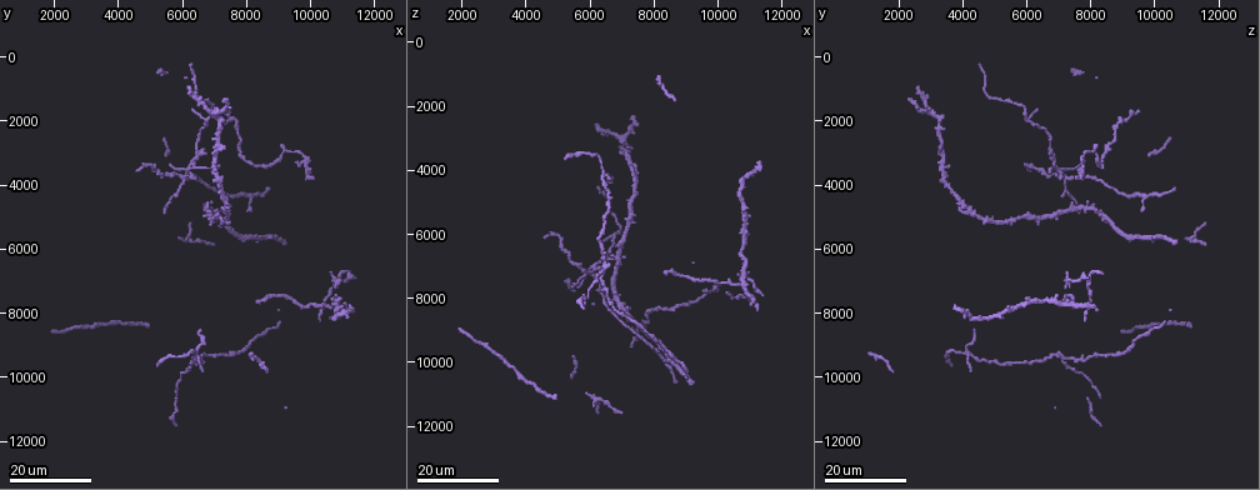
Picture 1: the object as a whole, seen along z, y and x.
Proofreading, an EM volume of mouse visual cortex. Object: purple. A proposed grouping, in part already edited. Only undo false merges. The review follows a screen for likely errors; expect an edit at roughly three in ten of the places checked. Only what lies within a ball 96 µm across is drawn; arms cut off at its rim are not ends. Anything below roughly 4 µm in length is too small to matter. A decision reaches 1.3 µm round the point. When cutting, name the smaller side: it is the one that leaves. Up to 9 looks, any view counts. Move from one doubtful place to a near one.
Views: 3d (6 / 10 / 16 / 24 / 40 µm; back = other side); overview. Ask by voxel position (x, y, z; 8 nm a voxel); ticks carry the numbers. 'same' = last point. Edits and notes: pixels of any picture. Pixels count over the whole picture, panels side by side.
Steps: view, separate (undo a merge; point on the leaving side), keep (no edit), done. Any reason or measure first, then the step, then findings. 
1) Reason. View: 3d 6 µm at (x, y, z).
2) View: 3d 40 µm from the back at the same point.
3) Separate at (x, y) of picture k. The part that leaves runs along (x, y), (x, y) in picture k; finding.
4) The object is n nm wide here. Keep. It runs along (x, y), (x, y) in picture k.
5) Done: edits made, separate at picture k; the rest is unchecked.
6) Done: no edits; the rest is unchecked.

Arms run side by side. View: 3d 24 µm at (10900, 7600, 6900).

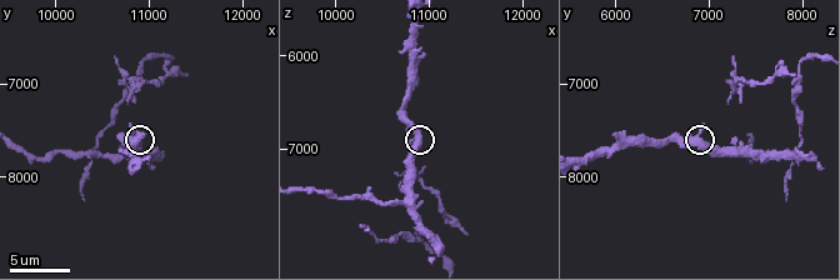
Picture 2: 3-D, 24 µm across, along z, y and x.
View: 3d 6 µm at (10900, 7550, 6900).

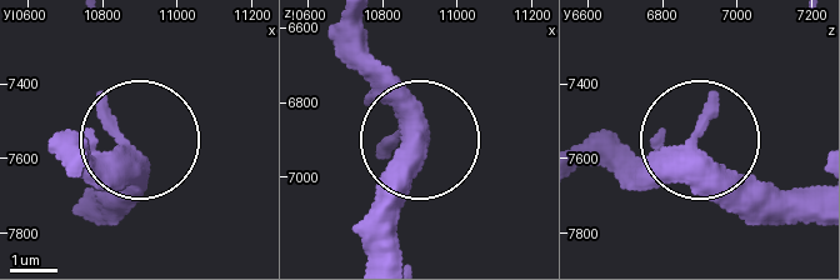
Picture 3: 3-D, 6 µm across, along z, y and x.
4 arms meet here. Keep. Continuous, no second neuron.

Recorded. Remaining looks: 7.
Thick turns thin. View: 3d 24 µm at (5400, 3700, 6700).

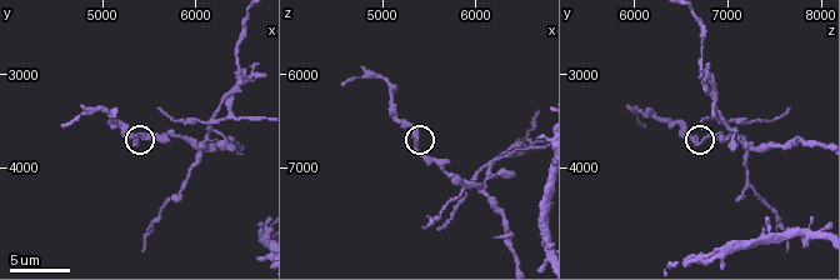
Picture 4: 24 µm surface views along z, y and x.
Zoom in. View: 3d 6 µm at (5350, 3750, 6650).

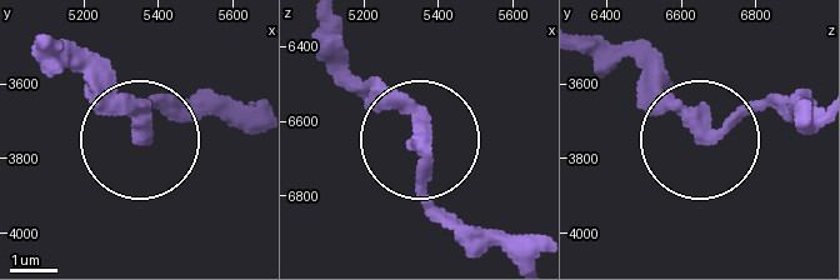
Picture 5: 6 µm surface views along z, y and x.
Keep. It runs along (816, 110), (753, 110), (705, 134), (626, 55) in picture 5; continuous, no second neuron.

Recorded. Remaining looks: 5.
Four or more arms meet. View: 3d 24 µm at (7400, 4900, 4200).

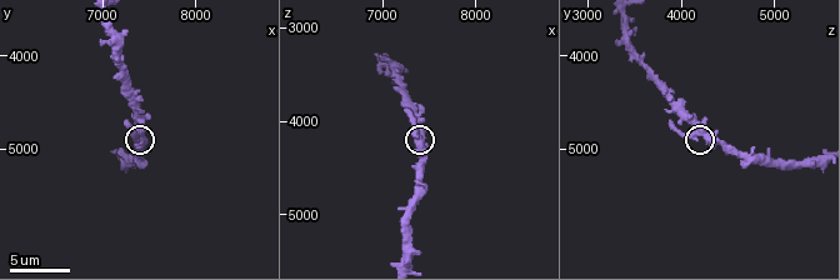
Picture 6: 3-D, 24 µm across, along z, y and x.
Zoom in. View: 3d 10 µm at (7350, 4800, 4200).

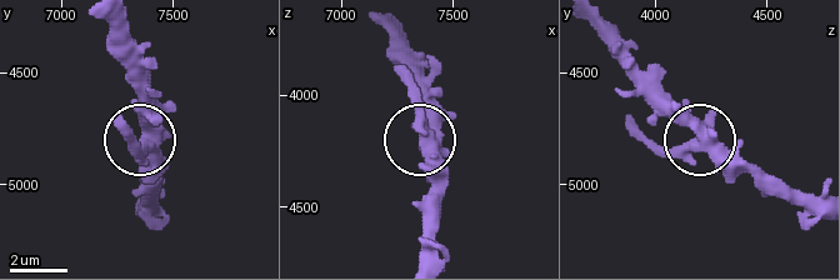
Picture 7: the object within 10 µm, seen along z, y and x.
The object is 500 nm wide here. Keep. All the same neuron.

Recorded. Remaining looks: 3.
Looks like a crossing. View: 3d 6 µm at (6050, 3750, 7200).

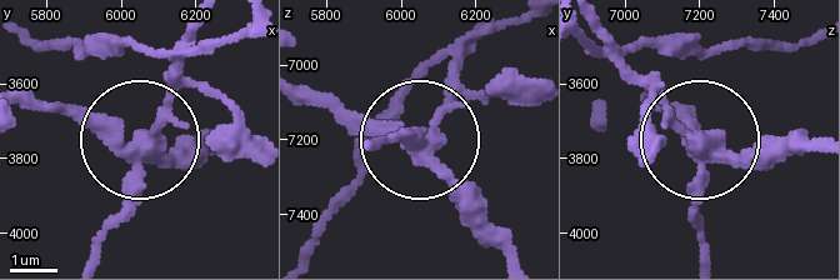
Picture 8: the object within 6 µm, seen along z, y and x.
View: 3d 6 µm from the back at (6050, 3760, 7200).

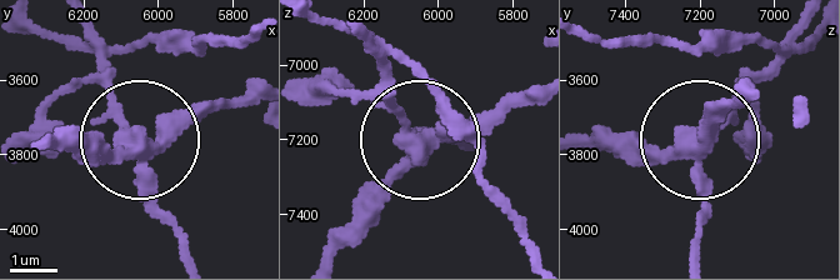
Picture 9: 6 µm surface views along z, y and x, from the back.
5 arms meet here. Separate at (156, 211) of picture 9. The part that leaves runs along (130, 139), (78, 23) in picture 9; two neurons meet here.

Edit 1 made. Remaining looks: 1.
A fork. View: 3d 10 µm at (10800, 7750, 7400).

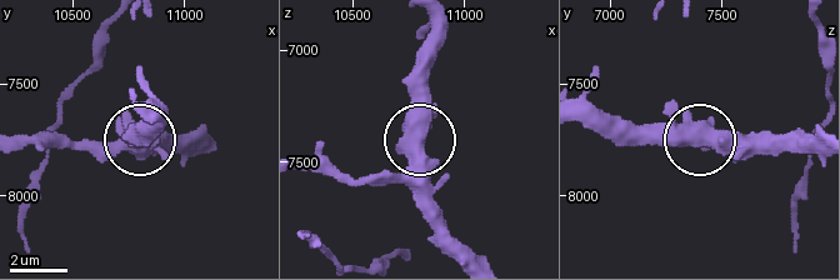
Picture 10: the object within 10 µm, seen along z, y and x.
The object is 510 nm wide here. Keep. Continuous, no second neuron.

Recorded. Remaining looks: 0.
Done: edits made, separate at picture 9; the rest is unchecked.

